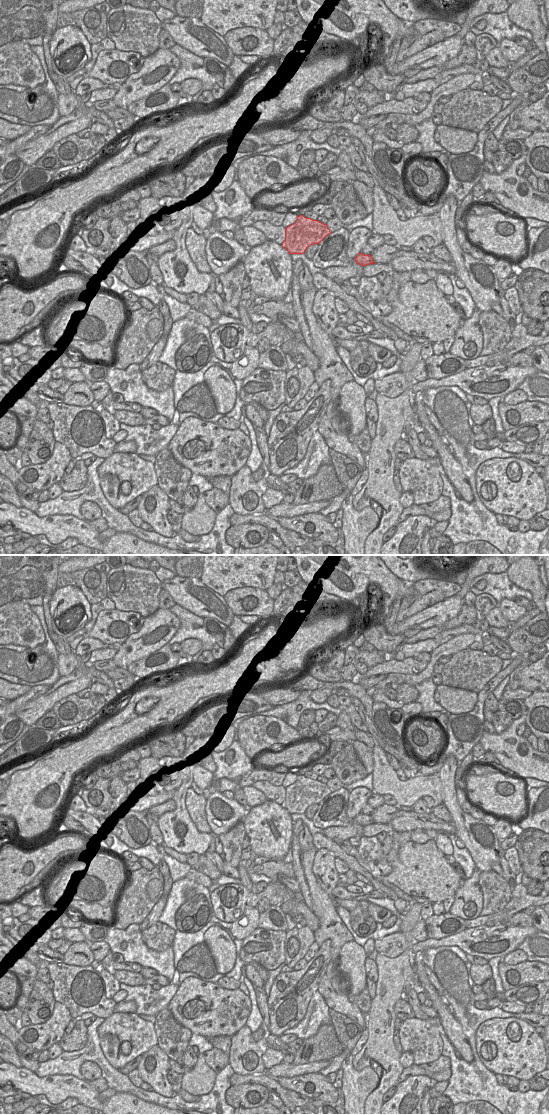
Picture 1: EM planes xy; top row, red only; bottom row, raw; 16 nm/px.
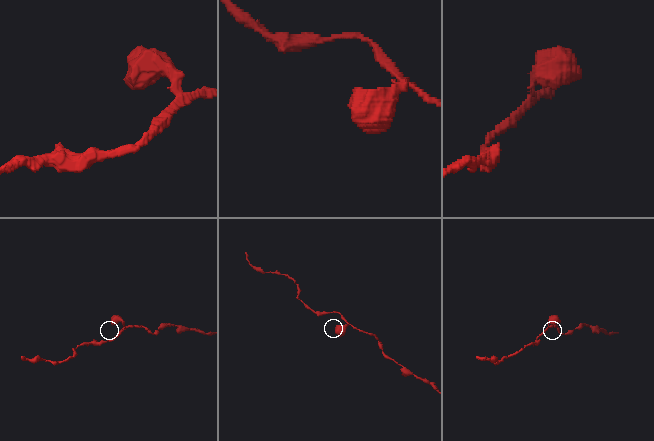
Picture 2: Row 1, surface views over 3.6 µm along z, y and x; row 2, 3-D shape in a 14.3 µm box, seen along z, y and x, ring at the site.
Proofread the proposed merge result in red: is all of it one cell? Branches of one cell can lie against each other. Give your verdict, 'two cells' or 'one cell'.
one cell

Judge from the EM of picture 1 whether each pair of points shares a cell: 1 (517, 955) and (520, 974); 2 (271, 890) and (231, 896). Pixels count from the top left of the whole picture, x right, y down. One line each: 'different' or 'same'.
1: different
2: same

